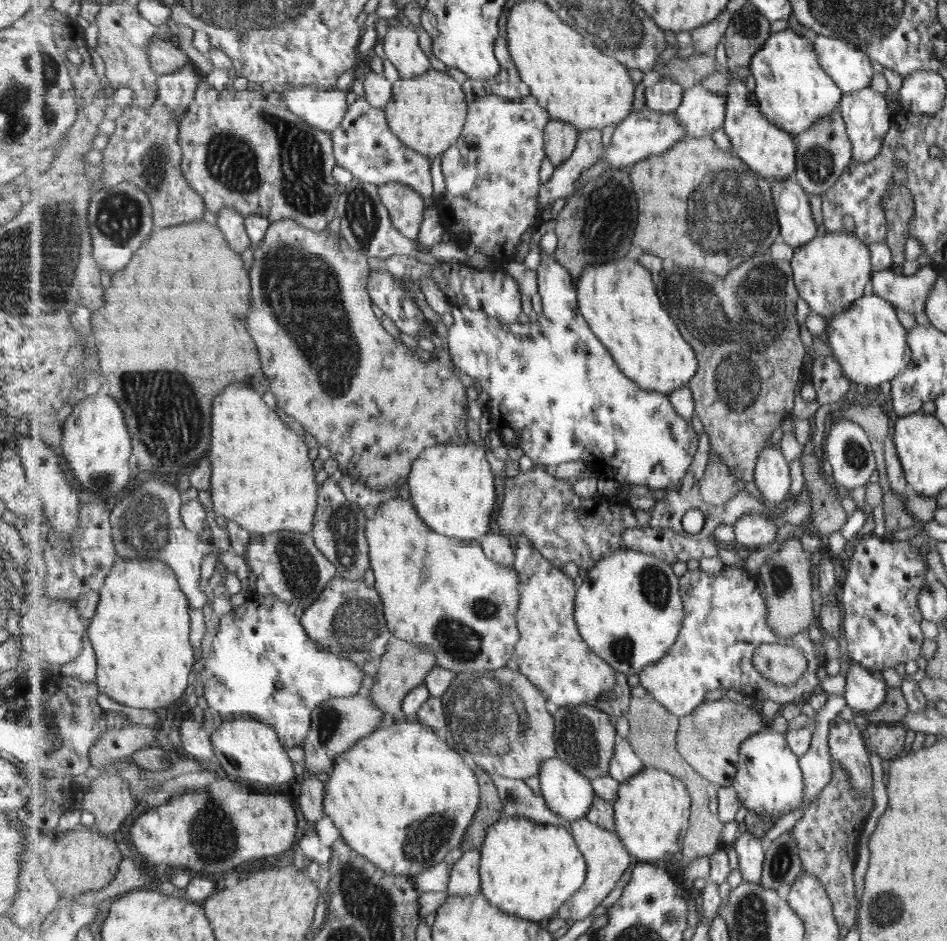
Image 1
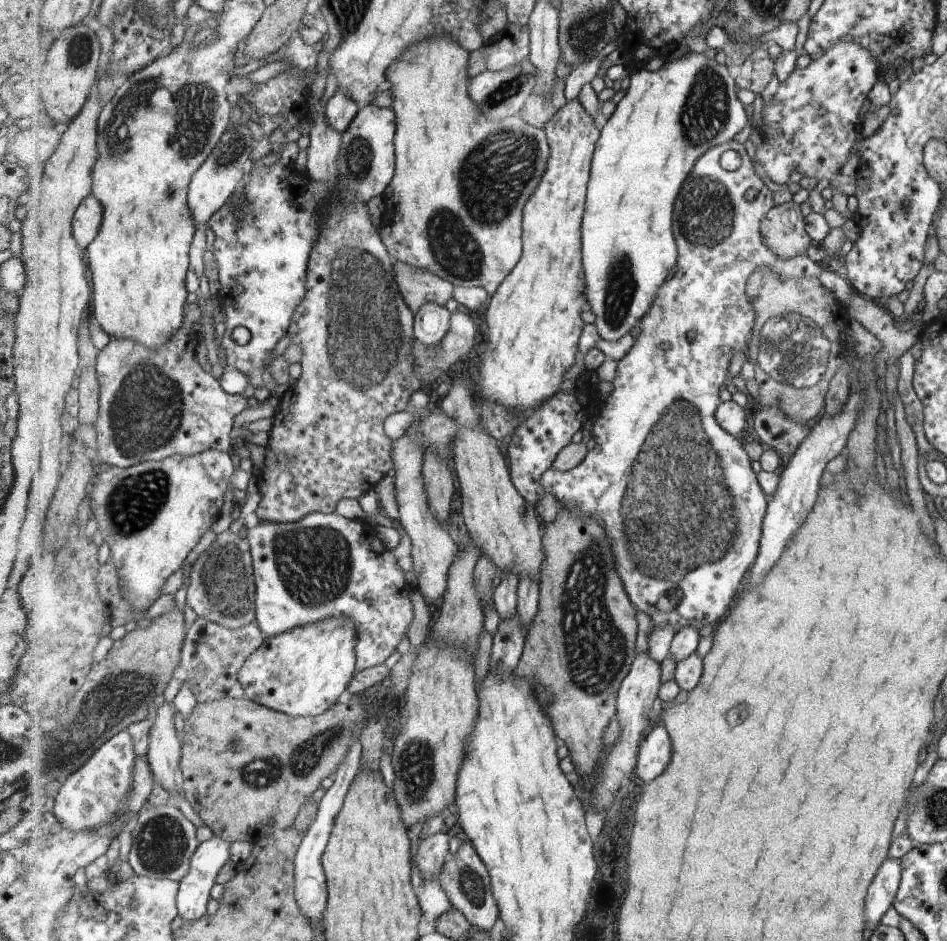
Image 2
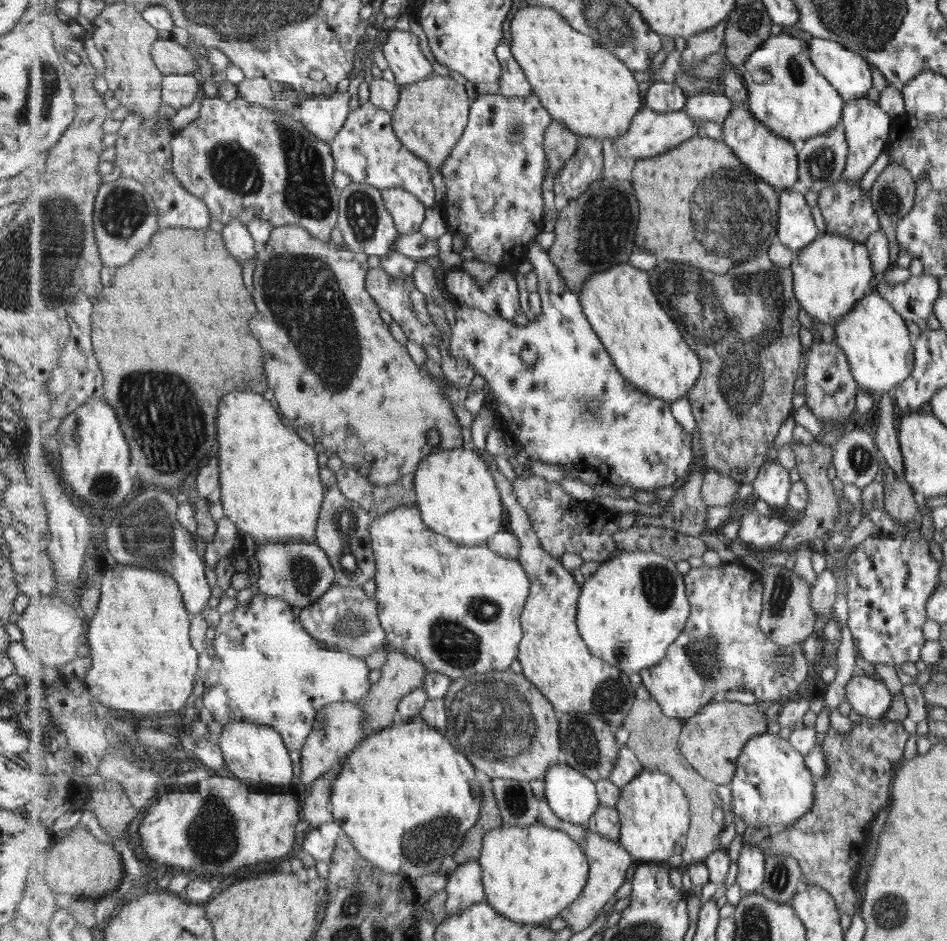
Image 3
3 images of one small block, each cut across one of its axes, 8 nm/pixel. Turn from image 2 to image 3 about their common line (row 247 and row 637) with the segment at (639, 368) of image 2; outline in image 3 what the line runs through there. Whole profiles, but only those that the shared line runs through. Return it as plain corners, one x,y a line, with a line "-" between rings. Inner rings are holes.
740,561
721,563
718,567
703,564
701,567
691,567
687,574
686,587
691,614
685,630
670,646
667,656
658,665
642,670
639,673
642,684
649,689
653,698
661,705
663,712
671,718
687,719
695,716
706,706
722,700
729,690
750,691
763,706
768,703
783,702
793,698
793,692
799,686
807,686
809,665
814,661
807,661
803,656
801,644
795,646
779,646
775,644
761,627
761,617
764,609
764,586
762,574
748,569
-
777,654
791,654
795,658
791,667
775,666

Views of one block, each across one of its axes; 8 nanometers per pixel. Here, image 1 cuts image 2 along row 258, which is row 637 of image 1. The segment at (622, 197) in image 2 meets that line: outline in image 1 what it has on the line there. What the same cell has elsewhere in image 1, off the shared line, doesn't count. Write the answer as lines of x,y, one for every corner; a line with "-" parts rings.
626,548
617,549
615,552
607,553
605,556
602,556
601,560
596,562
594,567
590,567
587,570
587,575
582,585
578,588
574,615
582,637
596,655
603,658
605,662
610,663
610,665
614,667
614,670
622,671
622,673
627,676
631,674
639,676
640,672
646,666
654,665
668,655
671,647
677,642
678,636
681,633
683,619
686,616
686,609
683,604
682,594
680,593
680,578
675,576
675,572
673,572
673,568
671,568
671,563
665,562
661,558
657,558
649,553
644,553
643,551

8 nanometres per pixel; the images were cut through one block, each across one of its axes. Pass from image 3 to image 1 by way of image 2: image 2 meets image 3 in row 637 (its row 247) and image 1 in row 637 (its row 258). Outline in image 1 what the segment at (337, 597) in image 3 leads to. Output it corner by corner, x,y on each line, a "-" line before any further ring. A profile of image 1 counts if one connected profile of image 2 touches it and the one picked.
336,576
318,600
305,609
300,621
306,627
306,633
323,650
352,659
359,665
369,661
378,663
393,640
381,595
374,586
367,586
363,580
350,581

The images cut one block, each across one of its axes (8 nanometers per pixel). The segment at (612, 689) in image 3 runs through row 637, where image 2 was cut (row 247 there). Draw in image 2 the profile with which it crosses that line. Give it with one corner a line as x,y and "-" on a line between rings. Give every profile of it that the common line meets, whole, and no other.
576,97
560,108
544,127
551,158
539,184
539,192
536,191
526,204
522,222
523,254
490,300
485,315
486,331
482,338
486,349
475,364
476,391
485,401
501,404
515,412
525,412
526,418
560,392
565,374
579,361
579,338
585,325
581,313
590,308
583,266
582,222
594,154
602,135
594,119

